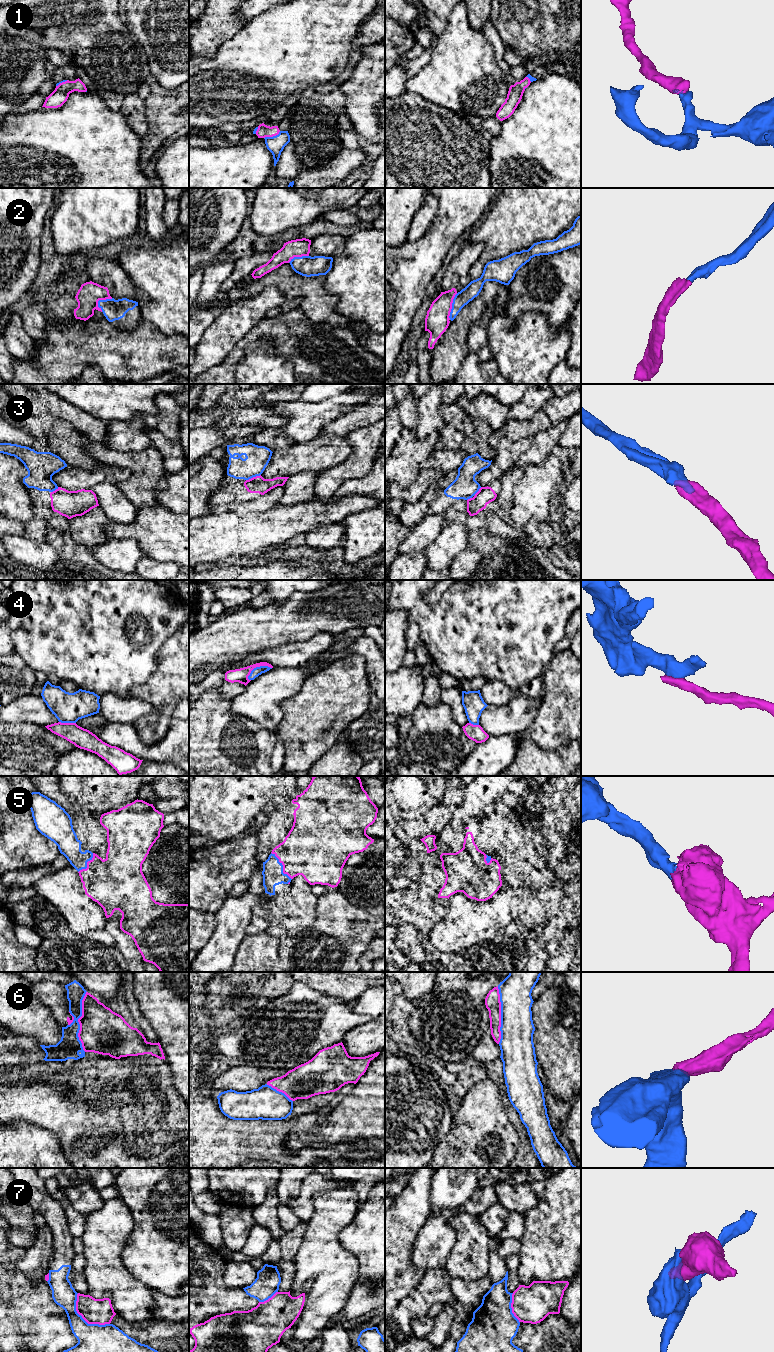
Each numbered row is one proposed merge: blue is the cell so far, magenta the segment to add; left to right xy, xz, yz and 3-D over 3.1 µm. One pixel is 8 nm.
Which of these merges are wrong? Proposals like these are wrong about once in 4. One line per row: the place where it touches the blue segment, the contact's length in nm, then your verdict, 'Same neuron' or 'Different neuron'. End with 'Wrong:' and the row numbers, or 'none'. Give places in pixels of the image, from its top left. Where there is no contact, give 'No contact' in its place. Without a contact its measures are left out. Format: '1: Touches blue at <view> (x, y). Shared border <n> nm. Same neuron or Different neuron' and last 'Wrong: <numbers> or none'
1: Touches blue at xz (273, 136). Shared border 150 nm. Same neuron
2: Touches blue at yz (452, 306). Shared border 220 nm. Different neuron
3: Touches blue at xz (253, 476). Shared border 130 nm. Different neuron
4: Touches blue at xz (257, 667). Shared border 220 nm. Different neuron
5: Touches blue at xz (282, 866). Shared border 280 nm. Same neuron
6: Touches blue at xy (77, 1021). Shared border 480 nm. Different neuron
7: Touches blue at xy (83, 1319). Shared border 360 nm. Different neuron
Wrong: 2, 3, 4, 6, 7

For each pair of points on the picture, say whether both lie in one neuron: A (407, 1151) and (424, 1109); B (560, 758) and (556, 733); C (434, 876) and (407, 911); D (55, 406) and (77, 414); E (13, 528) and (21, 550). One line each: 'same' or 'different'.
A: same
B: different
C: same
D: same
E: different

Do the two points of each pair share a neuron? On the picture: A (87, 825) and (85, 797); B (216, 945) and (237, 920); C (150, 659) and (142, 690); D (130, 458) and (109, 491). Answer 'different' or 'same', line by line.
A: different
B: same
C: different
D: different

